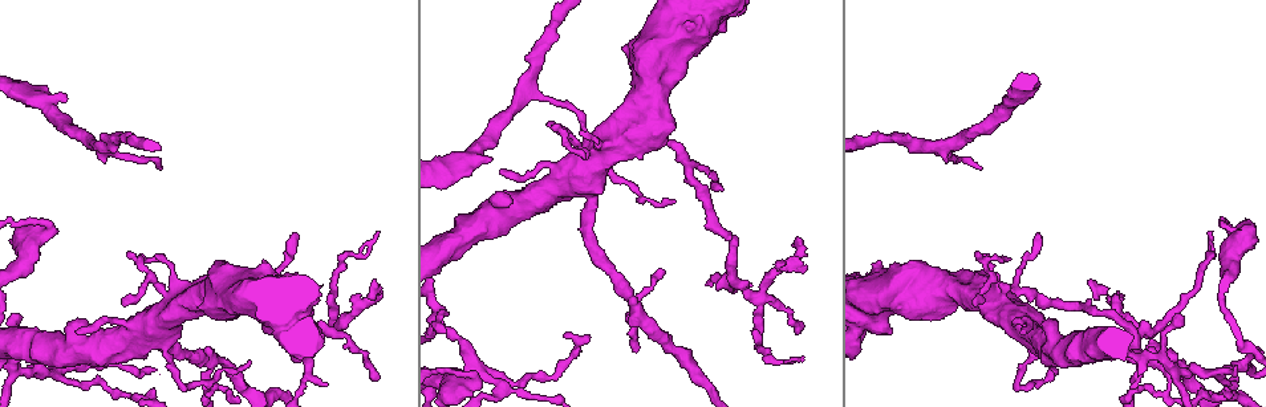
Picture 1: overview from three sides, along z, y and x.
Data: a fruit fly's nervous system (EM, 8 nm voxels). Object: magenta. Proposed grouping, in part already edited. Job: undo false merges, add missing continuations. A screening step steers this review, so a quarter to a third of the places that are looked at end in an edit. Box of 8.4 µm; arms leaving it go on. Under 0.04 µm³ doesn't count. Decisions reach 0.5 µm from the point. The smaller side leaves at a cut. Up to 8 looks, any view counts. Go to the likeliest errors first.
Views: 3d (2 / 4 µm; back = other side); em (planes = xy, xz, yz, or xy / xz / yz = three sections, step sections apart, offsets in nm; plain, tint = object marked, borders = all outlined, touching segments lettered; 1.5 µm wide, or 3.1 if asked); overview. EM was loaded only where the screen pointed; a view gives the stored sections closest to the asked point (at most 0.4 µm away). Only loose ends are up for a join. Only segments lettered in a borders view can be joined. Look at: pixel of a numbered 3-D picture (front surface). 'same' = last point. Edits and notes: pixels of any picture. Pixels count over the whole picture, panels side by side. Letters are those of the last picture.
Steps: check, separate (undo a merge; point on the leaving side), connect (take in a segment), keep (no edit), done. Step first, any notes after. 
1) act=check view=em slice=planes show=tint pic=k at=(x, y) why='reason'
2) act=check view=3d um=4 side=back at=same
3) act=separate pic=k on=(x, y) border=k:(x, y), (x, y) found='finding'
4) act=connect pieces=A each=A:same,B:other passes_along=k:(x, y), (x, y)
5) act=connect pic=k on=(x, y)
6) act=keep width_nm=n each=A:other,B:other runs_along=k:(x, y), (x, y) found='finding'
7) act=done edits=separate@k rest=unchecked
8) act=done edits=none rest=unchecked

act=check view=em slice=planes show=tint pic=1 at=(164, 331) why='thin arm on a thick one'

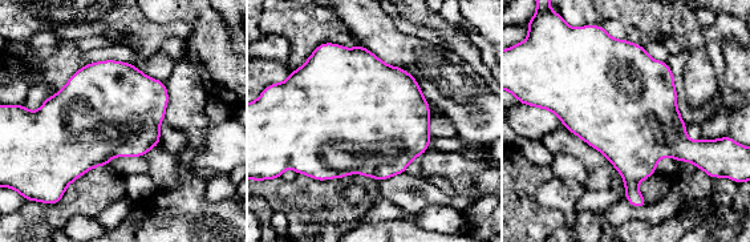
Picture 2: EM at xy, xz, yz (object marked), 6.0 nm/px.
act=check view=em slice=planes show=borders at=same

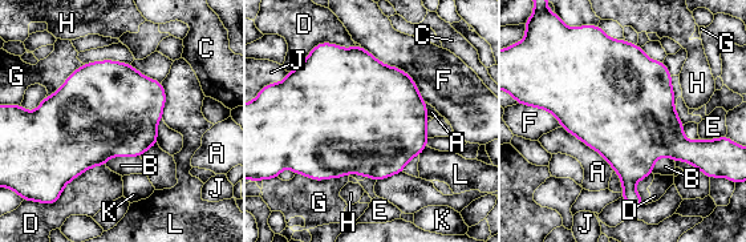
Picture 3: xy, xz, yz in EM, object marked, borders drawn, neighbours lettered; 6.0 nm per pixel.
act=keep each=A:other,B:other,C:other,D:other,E:other,F:other,G:other,H:other,J:other,K:other,L:other border=3:(562, 126), (595, 149), (613, 169) found='one neuron here'

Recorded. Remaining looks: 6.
act=check view=3d um=4 pic=1 at=(1059, 352) why='branch point'

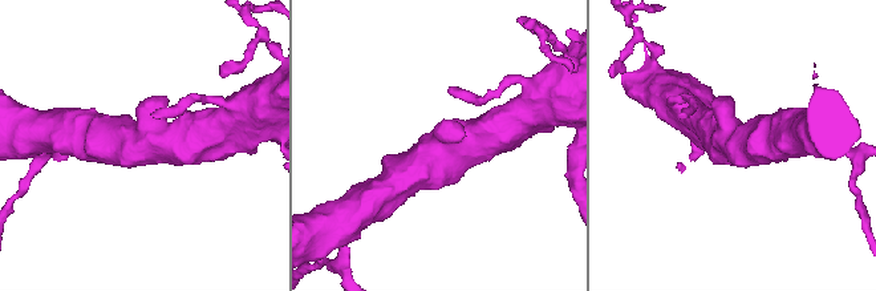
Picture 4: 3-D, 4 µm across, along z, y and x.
act=check view=em slice=planes show=borders pic=4 at=(159, 142)

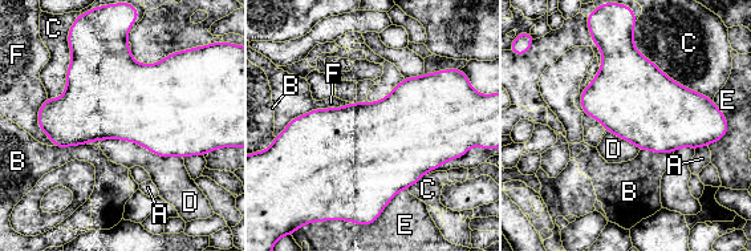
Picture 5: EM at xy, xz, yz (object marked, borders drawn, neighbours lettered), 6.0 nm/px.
act=keep each=A:other,B:other,C:other,D:other,E:other,F:other border=5:(100, 141), (128, 140), (182, 158) found='continuous, no second neuron'

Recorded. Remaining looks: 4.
act=check view=em slice=planes show=borders pic=1 at=(1235, 367) why='free end'

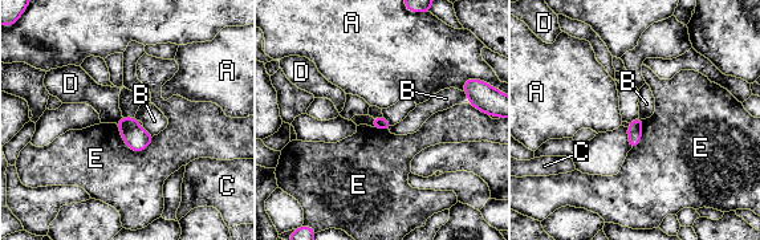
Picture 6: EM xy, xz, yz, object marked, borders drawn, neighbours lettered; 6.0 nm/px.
act=keep longest_contact=E:260nm each=A:other,B:other,C:other,D:other,E:other border=6:(114, 123), (131, 150), (154, 139) found='none of them fits'

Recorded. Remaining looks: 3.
act=done edits=none rest=unchecked

